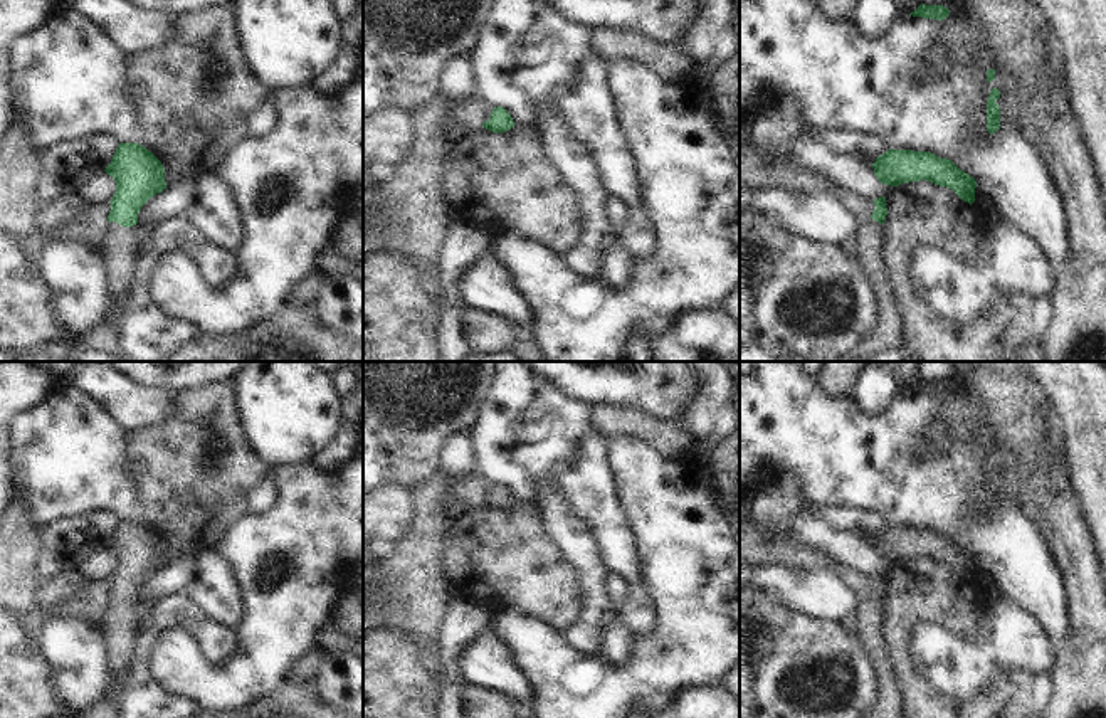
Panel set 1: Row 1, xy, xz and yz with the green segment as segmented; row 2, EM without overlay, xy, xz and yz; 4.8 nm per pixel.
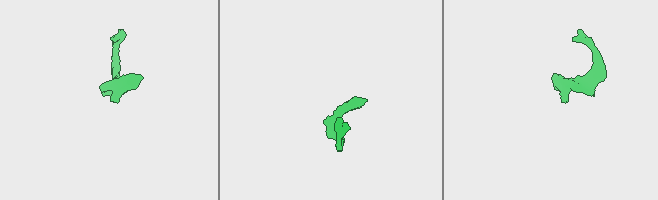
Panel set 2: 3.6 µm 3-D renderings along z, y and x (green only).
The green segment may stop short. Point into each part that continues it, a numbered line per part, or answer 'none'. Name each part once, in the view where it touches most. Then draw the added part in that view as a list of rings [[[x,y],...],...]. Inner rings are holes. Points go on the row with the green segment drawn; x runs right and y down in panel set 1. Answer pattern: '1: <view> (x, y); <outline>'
1: xy (120, 246); [[[116,222],[106,224],[106,235],[99,245],[103,269],[106,272],[106,289],[111,306],[123,303],[131,284],[136,256],[141,249],[140,225],[123,227]]]

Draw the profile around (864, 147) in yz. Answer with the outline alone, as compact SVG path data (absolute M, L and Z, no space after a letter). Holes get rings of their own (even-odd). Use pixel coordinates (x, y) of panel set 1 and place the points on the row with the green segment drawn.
M820 129L819 135L832 151L844 153L869 165L872 165L877 156L889 150L889 146L881 138L867 133L849 133L845 129Z

